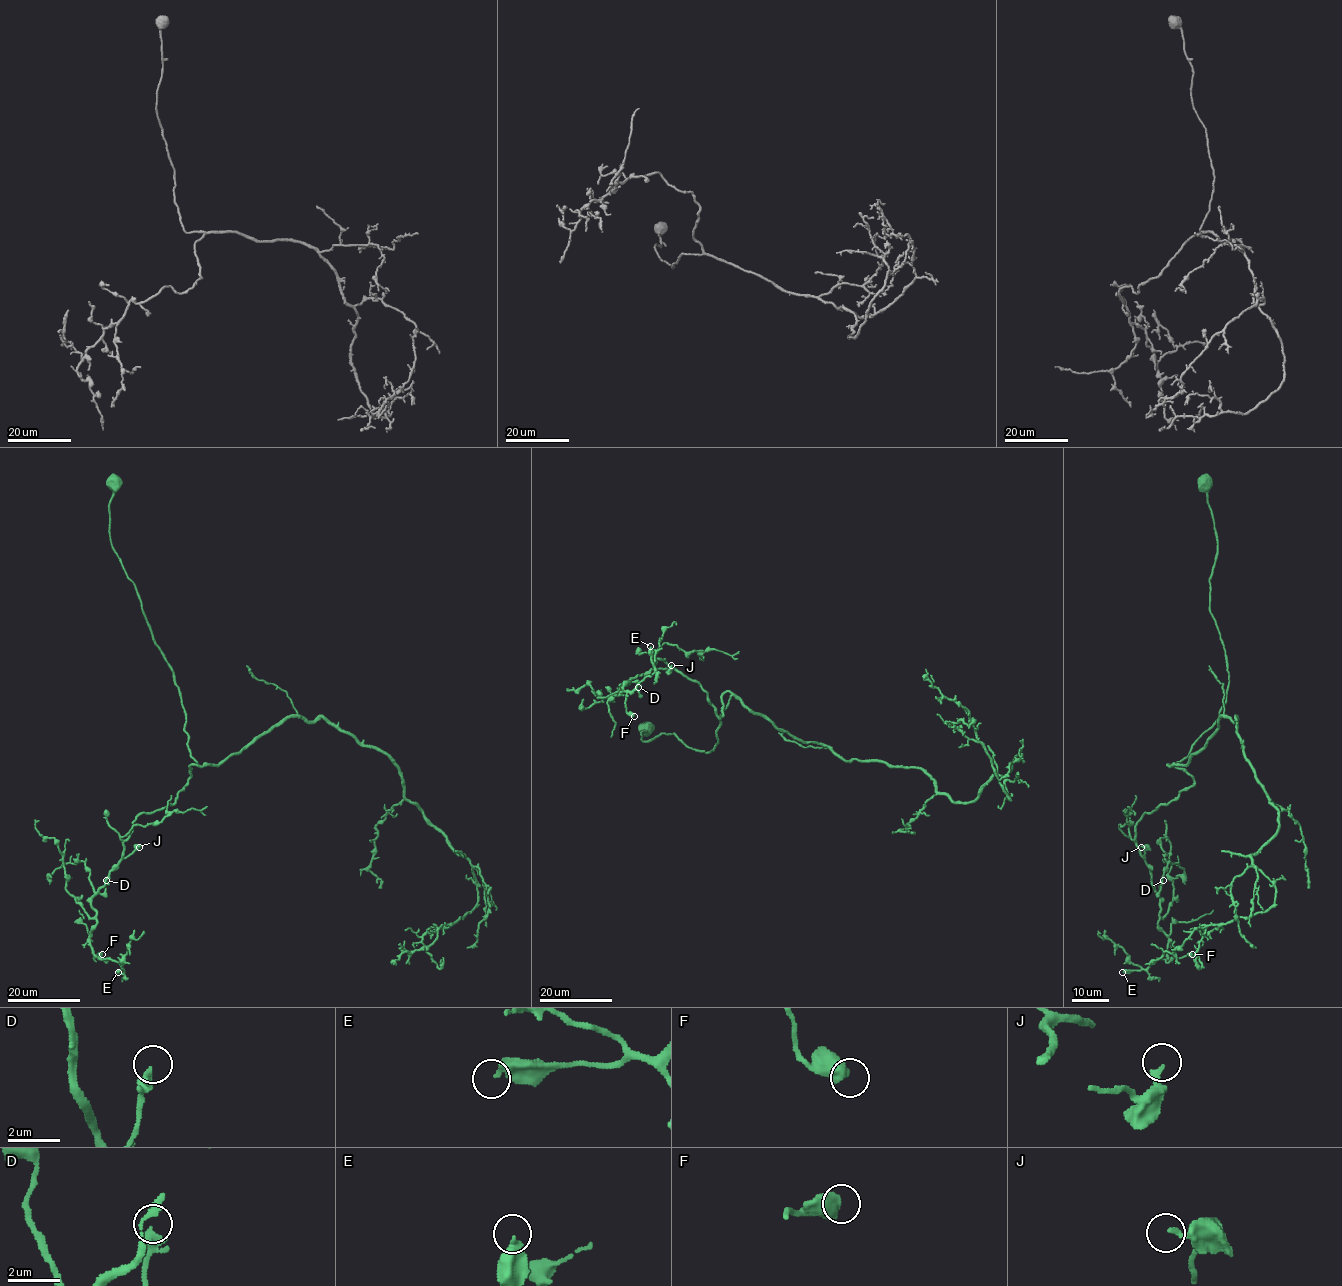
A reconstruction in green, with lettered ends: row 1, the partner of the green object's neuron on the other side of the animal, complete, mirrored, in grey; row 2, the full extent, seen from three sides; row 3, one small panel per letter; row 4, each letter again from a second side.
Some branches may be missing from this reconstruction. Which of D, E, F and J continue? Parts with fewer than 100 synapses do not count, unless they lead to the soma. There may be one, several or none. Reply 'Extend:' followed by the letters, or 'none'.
Extend: none

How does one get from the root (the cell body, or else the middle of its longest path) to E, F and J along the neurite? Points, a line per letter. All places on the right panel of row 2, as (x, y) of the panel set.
E: (1206, 481), (1210, 612), (1229, 684), (1216, 722), (1167, 765), (1193, 784), (1135, 826), (1167, 958), (1122, 972)
F: (1206, 481), (1225, 704), (1167, 765), (1193, 784), (1135, 826), (1167, 955), (1192, 954)
J: (1206, 481), (1210, 612), (1229, 684), (1216, 722), (1167, 765), (1193, 784), (1141, 817), (1144, 857), (1141, 847)

